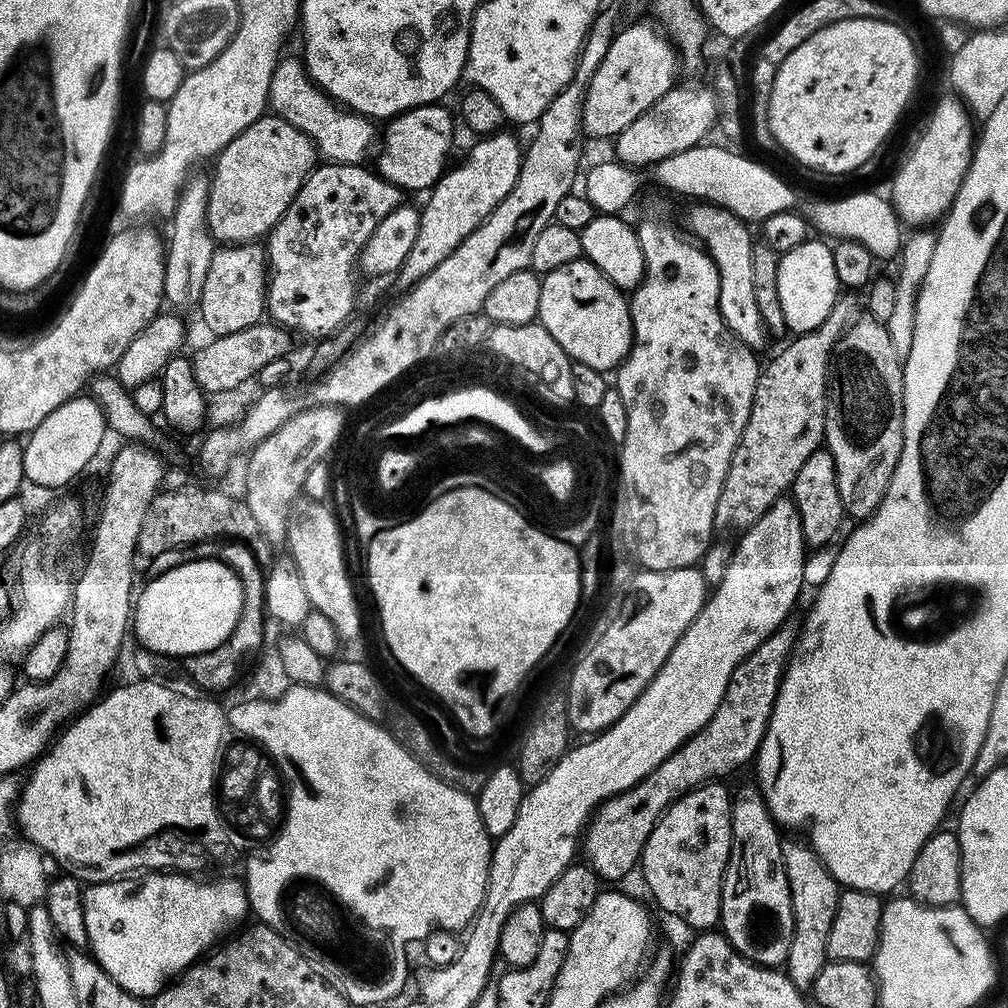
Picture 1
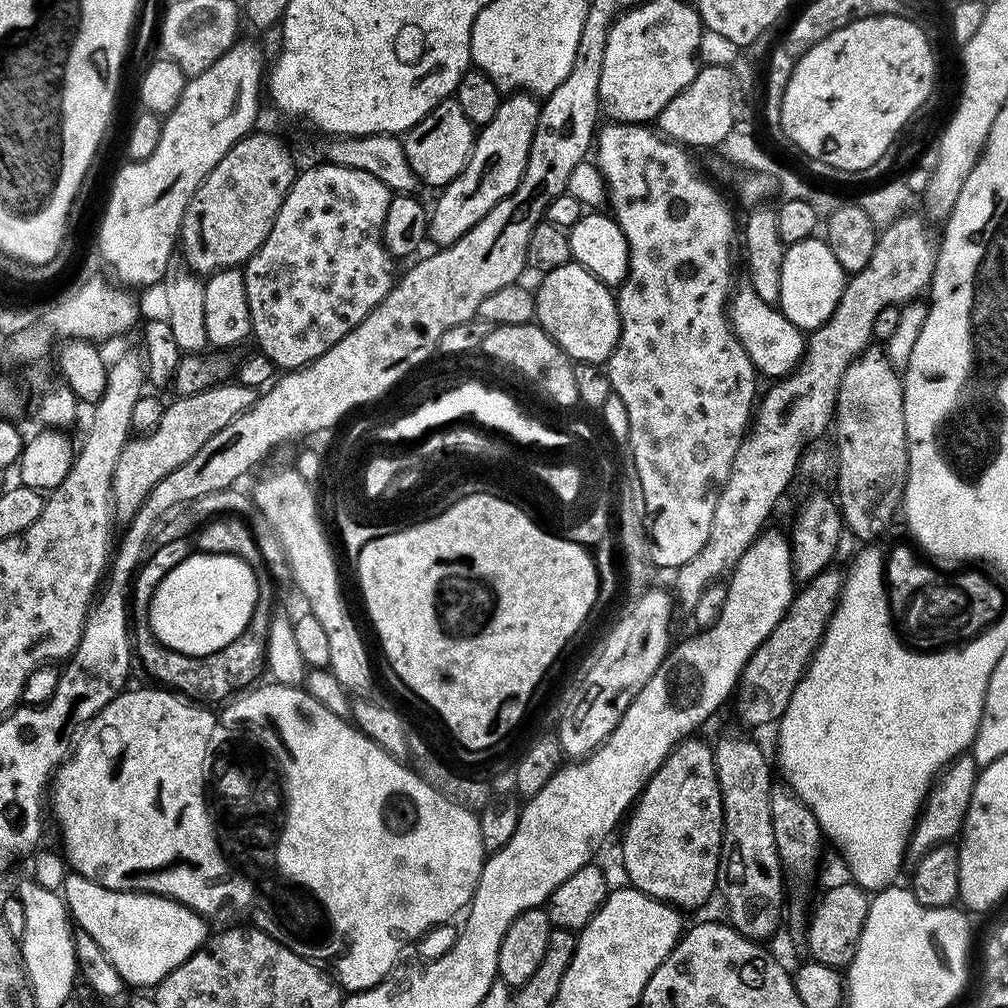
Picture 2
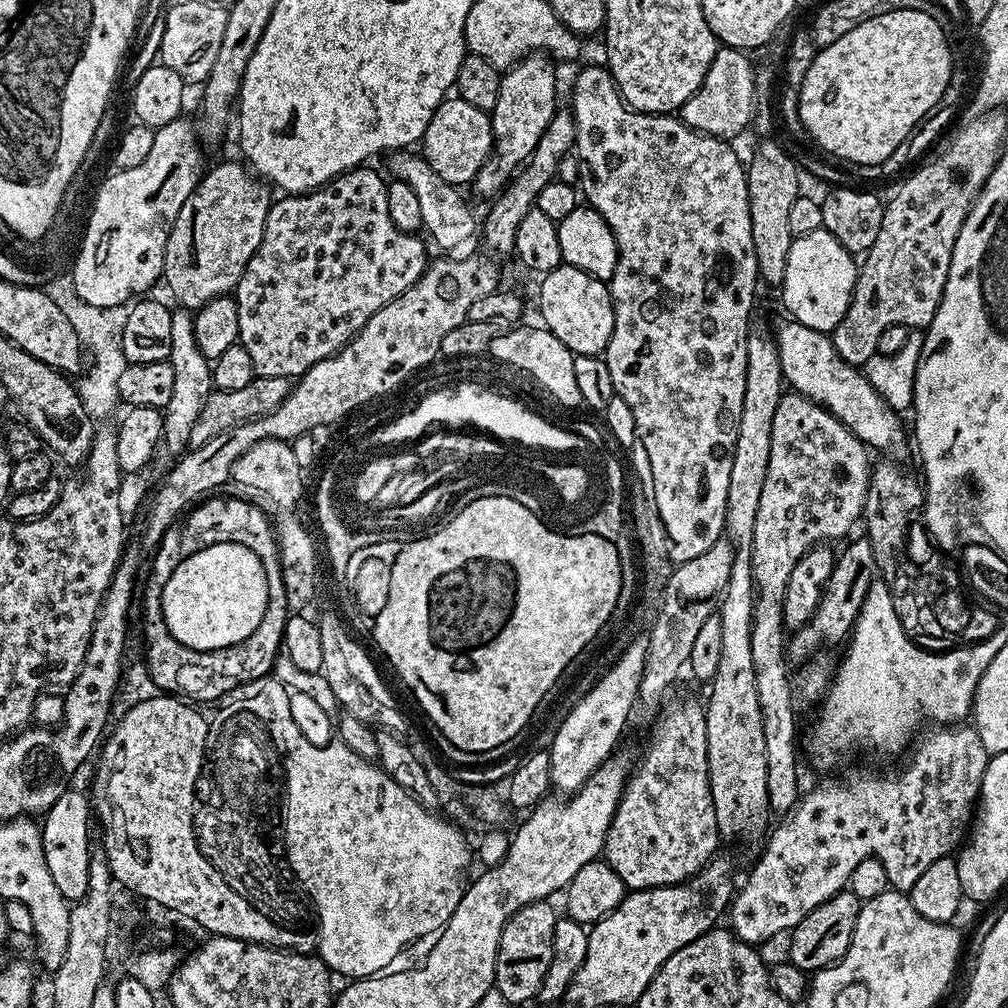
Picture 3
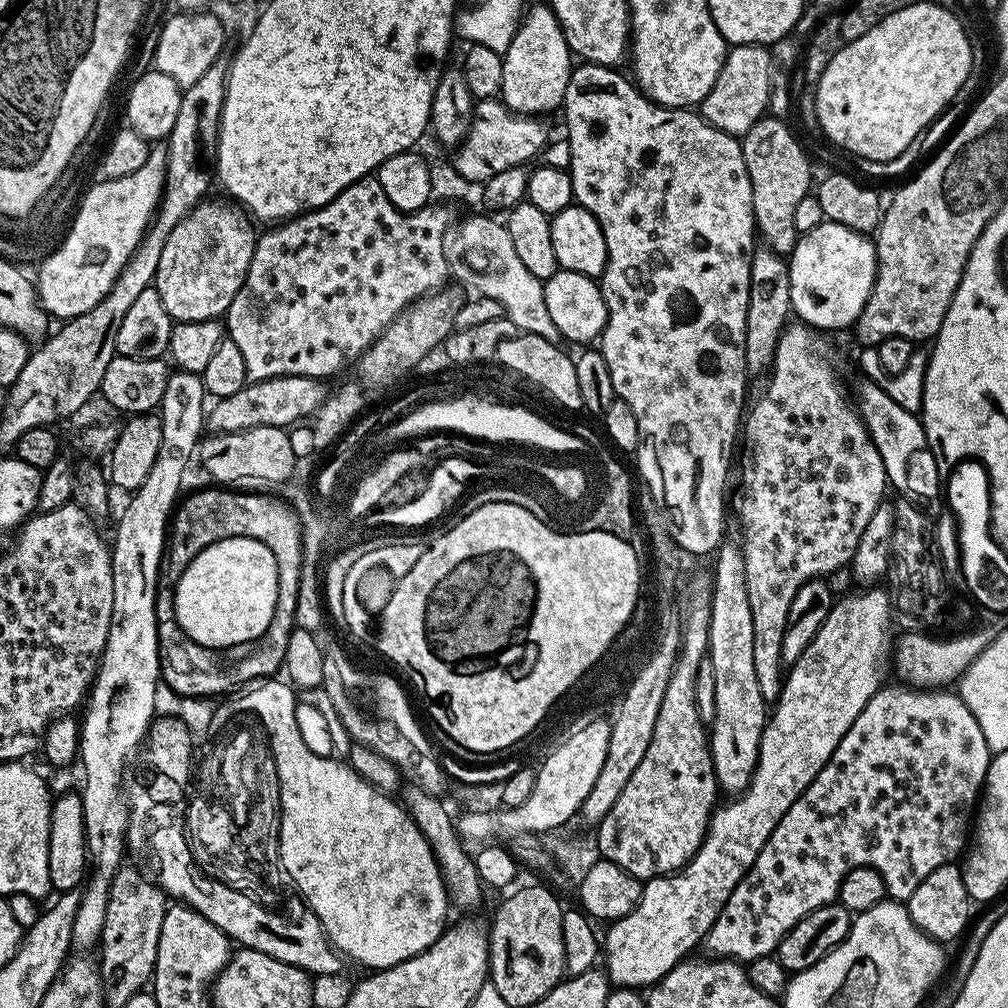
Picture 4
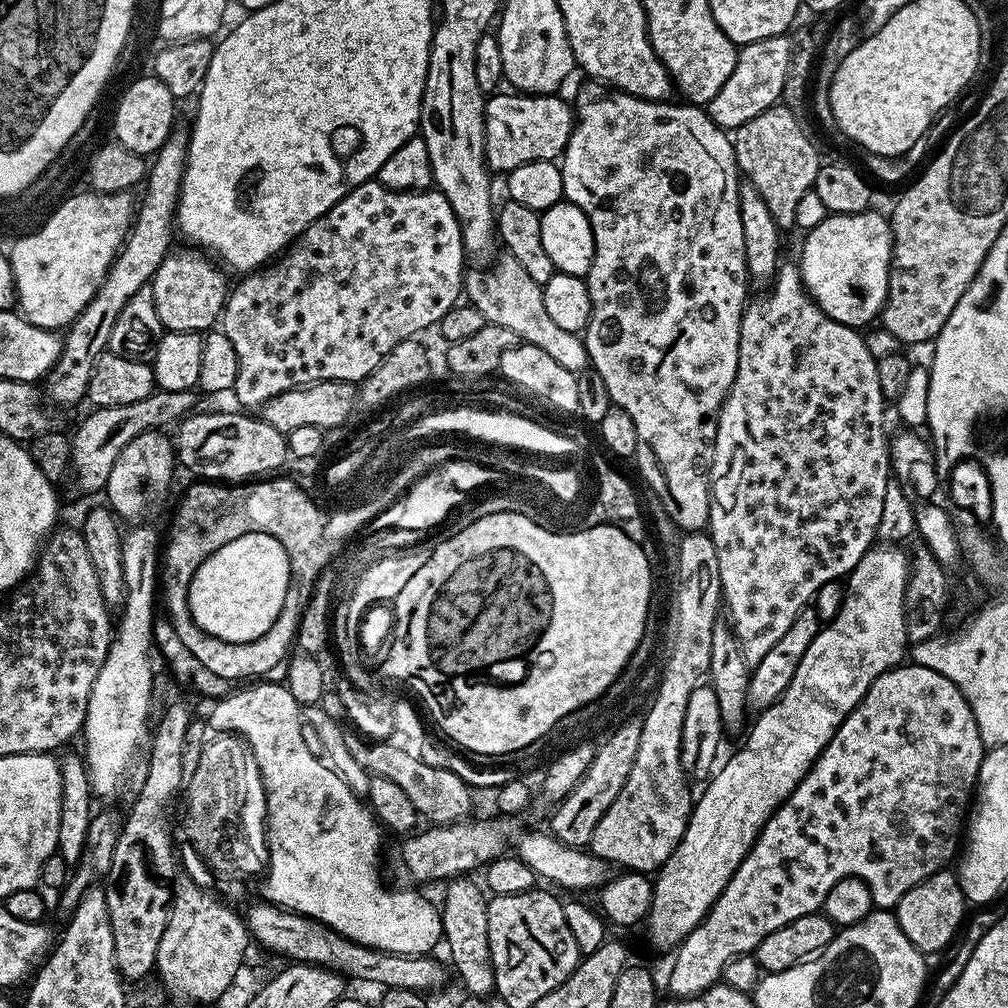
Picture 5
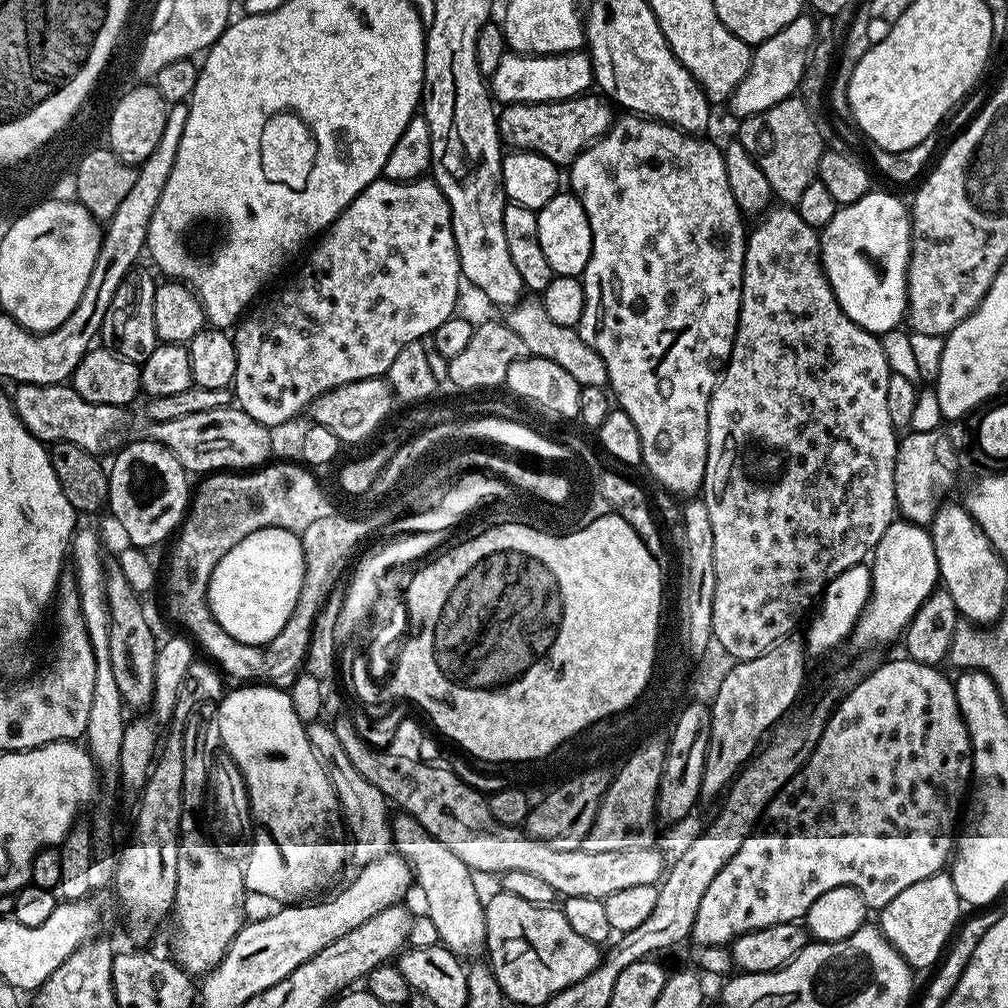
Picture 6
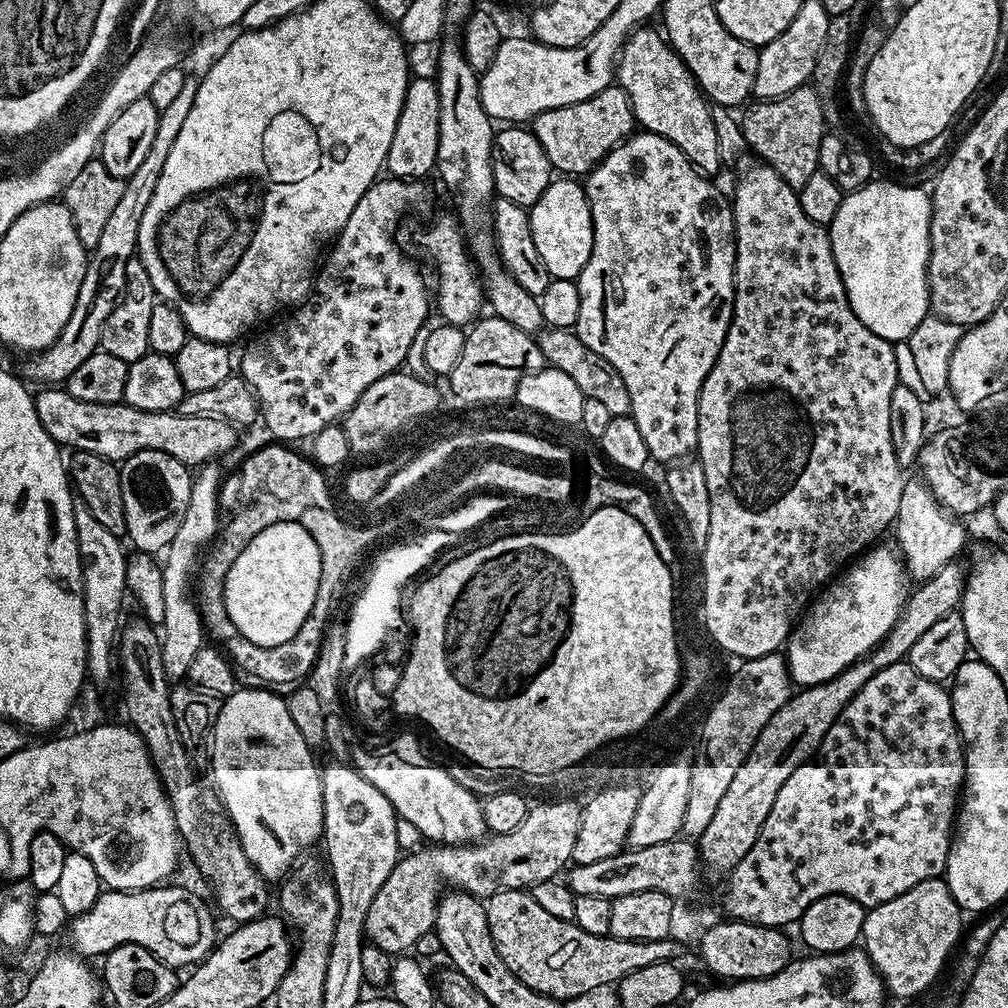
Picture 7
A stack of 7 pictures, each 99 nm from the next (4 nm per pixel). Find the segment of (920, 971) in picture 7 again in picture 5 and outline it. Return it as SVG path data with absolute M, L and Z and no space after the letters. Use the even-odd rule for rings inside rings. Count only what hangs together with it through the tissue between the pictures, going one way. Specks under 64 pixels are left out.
M941 870L933 876L927 876L918 886L906 890L906 894L902 894L896 903L894 915L898 926L902 926L912 944L921 952L931 954L942 951L948 943L951 945L957 939L966 920L964 908L966 909L966 901L964 891L960 889L959 875L952 870Z

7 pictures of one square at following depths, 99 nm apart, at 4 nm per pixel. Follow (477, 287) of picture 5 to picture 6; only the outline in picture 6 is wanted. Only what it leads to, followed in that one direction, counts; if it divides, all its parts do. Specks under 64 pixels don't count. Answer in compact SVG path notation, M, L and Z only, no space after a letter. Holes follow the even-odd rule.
M521 299L519 304L507 309L506 316L508 316L506 317L508 328L514 330L518 338L522 338L522 346L527 355L546 358L550 362L555 362L557 366L562 366L562 370L566 370L566 374L570 374L570 378L574 378L574 382L578 382L581 388L586 386L604 388L607 385L606 362L598 358L594 349L586 346L576 328L558 326L558 322L550 322L550 314L546 314L539 299Z

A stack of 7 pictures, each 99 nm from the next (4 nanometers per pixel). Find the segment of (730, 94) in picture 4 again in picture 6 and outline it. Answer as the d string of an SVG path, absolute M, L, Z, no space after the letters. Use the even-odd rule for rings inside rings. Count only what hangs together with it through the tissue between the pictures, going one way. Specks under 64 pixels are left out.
M801 14L798 18L794 18L794 22L778 30L778 34L755 45L750 70L746 70L746 78L738 82L738 86L728 97L726 107L736 115L736 118L743 118L762 114L762 110L770 110L770 106L793 95L799 89L808 54L812 51L815 40L816 20L811 15Z

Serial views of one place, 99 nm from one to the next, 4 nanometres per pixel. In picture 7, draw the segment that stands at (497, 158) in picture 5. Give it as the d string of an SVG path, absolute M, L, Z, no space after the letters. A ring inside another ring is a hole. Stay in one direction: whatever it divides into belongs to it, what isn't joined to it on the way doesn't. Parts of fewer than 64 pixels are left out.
M619 86L603 88L598 94L570 106L548 108L530 121L530 130L538 138L553 169L568 178L584 178L610 150L633 135L637 127L630 98Z

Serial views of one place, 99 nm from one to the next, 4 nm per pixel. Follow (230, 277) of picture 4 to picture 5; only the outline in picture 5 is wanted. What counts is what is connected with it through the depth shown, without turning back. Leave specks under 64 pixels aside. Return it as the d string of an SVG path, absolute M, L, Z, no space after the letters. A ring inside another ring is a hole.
M192 246L185 249L185 252L169 251L162 266L153 274L150 287L154 294L154 310L158 310L158 318L167 331L204 334L215 325L212 324L215 320L217 323L221 319L230 283L224 277L225 269L211 255Z

